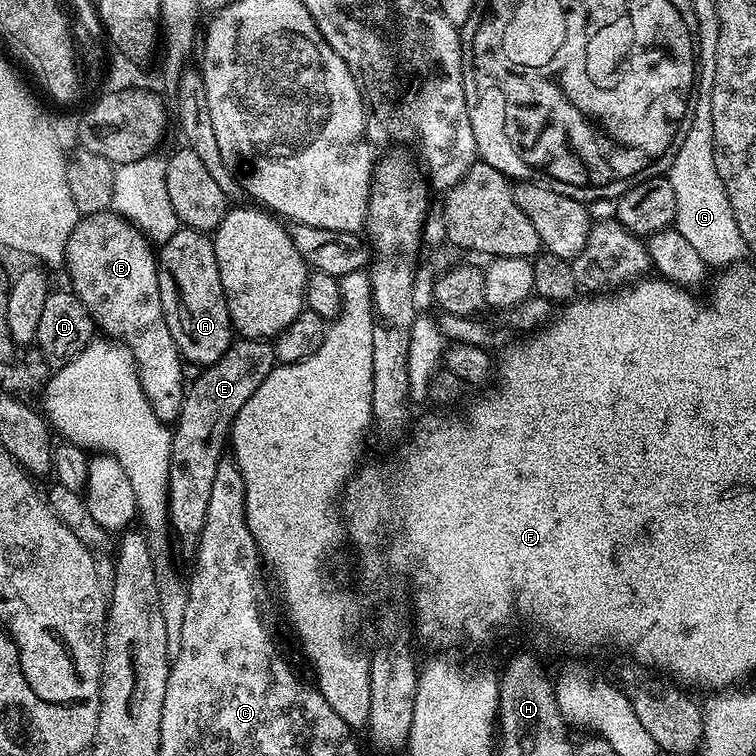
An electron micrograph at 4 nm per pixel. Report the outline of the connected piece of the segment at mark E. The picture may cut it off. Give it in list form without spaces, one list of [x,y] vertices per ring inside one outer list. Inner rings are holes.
[[[236,338],[218,362],[207,365],[201,371],[204,373],[193,384],[191,381],[187,385],[180,417],[172,428],[168,523],[175,539],[177,536],[181,540],[181,550],[188,554],[195,553],[196,541],[202,534],[206,505],[210,502],[210,486],[214,486],[218,462],[225,459],[234,418],[277,364],[275,347],[267,339]]]

